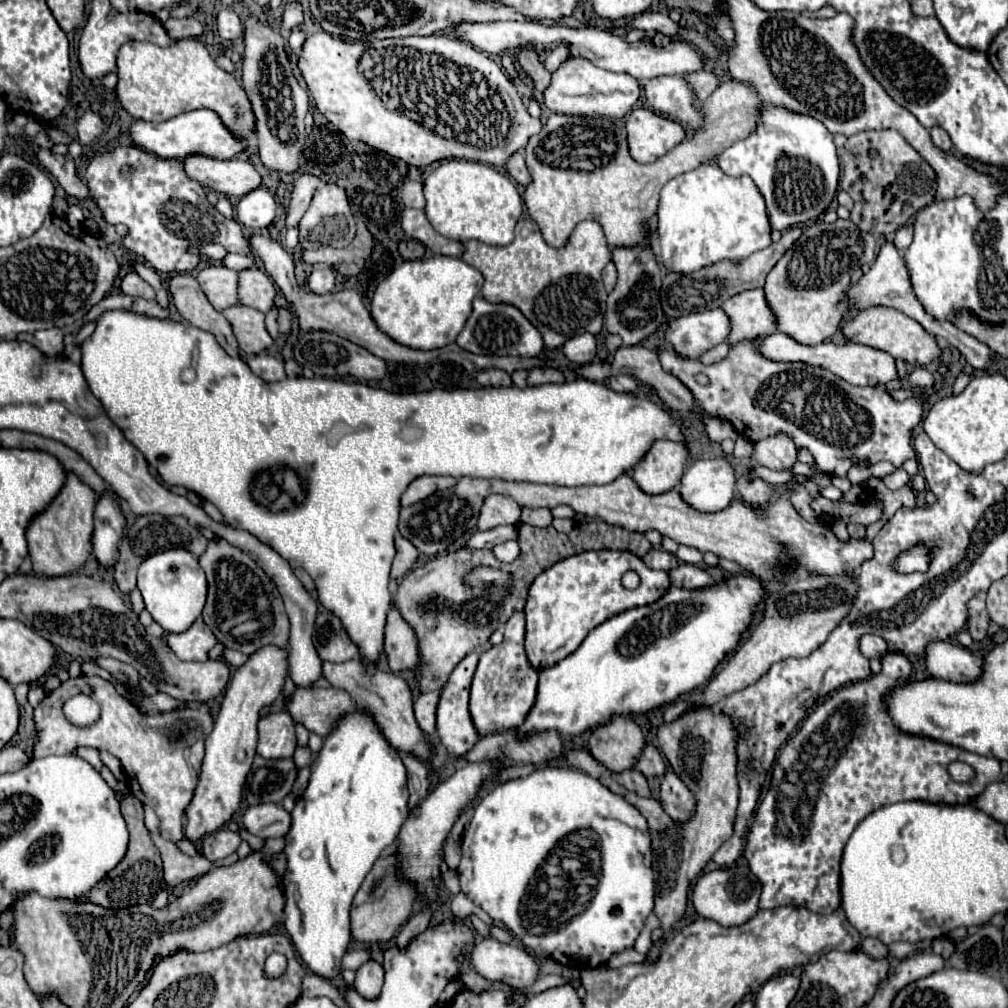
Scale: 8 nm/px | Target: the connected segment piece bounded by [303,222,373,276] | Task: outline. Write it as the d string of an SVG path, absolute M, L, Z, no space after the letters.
M359 222L355 240L347 248L321 246L317 250L305 250L303 260L307 264L325 264L329 268L335 268L341 274L355 276L363 268L365 258L371 254L371 248L373 248L371 232L363 222Z

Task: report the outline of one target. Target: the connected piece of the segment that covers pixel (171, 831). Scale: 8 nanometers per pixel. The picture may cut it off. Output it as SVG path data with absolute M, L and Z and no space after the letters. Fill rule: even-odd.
M99 676L69 678L61 688L51 692L39 708L35 708L35 724L39 738L33 748L33 758L49 754L69 754L77 746L107 750L117 756L125 768L131 791L141 802L153 806L161 820L161 836L177 842L183 838L183 814L195 792L197 780L197 740L205 740L213 730L213 714L209 702L183 706L169 712L141 712L129 698L119 694L115 686ZM77 694L91 696L101 706L101 716L93 726L75 726L63 714L63 704Z

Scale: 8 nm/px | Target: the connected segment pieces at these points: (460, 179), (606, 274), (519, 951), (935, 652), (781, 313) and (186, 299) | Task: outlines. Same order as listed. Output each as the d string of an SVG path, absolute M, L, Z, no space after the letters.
M453 158L441 160L439 168L425 180L425 214L431 226L447 238L461 242L481 240L493 246L507 246L513 240L513 228L523 212L523 200L505 174L497 172L491 164Z
M609 262L609 264L603 268L603 282L605 282L605 290L607 290L607 292L611 292L611 290L613 290L615 280L617 280L615 264L613 264L613 262Z
M497 938L479 940L473 948L471 964L485 980L501 980L513 988L533 986L541 972L537 958L525 948L499 942Z
M933 640L925 648L927 672L951 682L971 682L981 674L981 658L951 642Z
M837 218L833 224L815 222L783 254L767 276L765 296L777 318L777 330L801 344L831 340L845 316L851 274L875 260L875 238L851 220Z
M177 274L169 282L169 292L173 298L173 306L181 314L183 320L193 324L195 328L211 332L219 346L233 358L239 356L237 340L231 332L229 322L221 312L217 312L209 300L205 298L203 290L199 288L197 280L191 274Z

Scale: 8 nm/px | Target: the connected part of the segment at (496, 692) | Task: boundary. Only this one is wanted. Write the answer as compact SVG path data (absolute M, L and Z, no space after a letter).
M515 612L505 622L505 638L499 646L491 646L479 658L477 672L471 684L471 700L469 710L475 722L475 728L481 736L495 732L495 730L509 730L517 728L525 722L529 710L537 698L537 678L539 672L529 664L525 650L523 650L523 636L525 636L525 614Z

